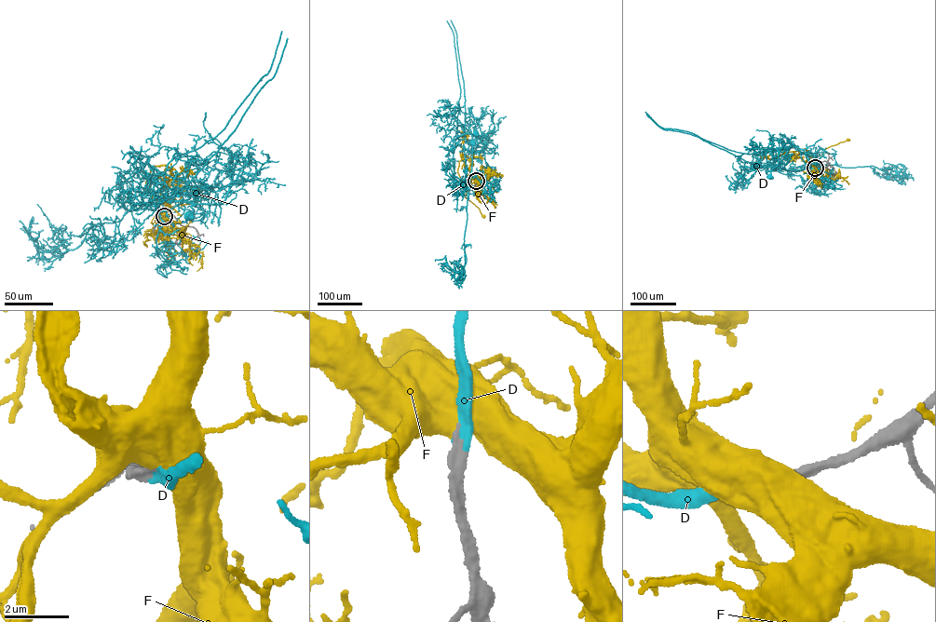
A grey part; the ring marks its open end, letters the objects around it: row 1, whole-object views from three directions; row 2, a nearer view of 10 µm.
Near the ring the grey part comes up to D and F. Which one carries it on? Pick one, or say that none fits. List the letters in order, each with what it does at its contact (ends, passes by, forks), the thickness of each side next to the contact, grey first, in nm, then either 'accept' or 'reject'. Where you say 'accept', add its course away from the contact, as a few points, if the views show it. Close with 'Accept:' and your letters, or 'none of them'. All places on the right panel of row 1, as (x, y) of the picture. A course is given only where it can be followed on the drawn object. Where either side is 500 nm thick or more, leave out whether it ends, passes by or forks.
D: it ends there; 360 nm thick on the grey side, 360 nm on the other; accept; it runs (815, 168), (808, 163), (796, 169), (777, 165), (770, 177)
F: 320 nm thick on the grey side, 700 nm on the other; reject
Accept: D

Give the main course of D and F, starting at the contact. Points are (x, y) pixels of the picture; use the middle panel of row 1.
D: (476, 181), (476, 177), (469, 175), (473, 141), (479, 138), (475, 133)
F: (476, 181), (465, 196), (484, 216)

